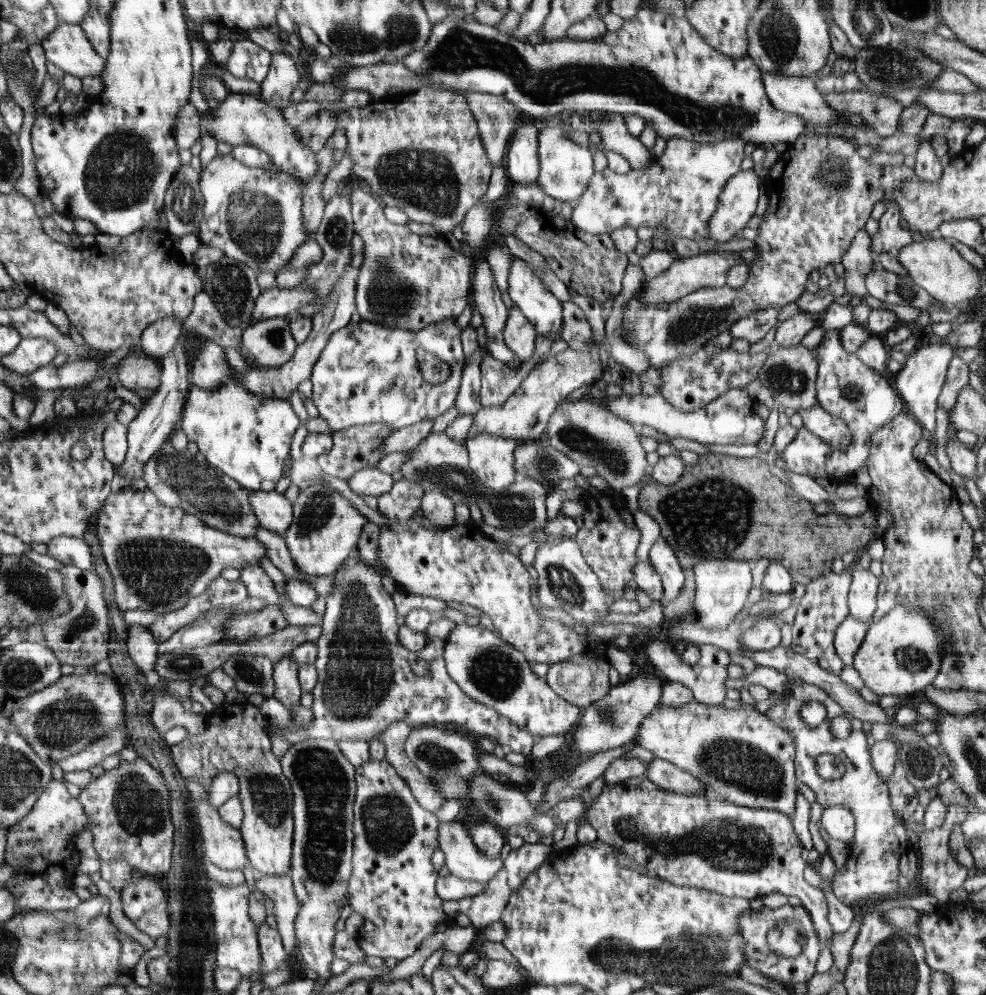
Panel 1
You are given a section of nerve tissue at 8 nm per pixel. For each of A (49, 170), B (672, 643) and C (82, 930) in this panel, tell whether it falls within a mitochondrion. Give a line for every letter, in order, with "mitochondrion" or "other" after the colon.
A: other
B: other
C: mitochondrion

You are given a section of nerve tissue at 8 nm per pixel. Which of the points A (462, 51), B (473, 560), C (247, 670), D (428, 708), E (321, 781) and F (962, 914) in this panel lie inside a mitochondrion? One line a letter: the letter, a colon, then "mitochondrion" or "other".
A: mitochondrion
B: other
C: mitochondrion
D: other
E: mitochondrion
F: other

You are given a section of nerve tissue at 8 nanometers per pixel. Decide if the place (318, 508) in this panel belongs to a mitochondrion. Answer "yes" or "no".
yes

